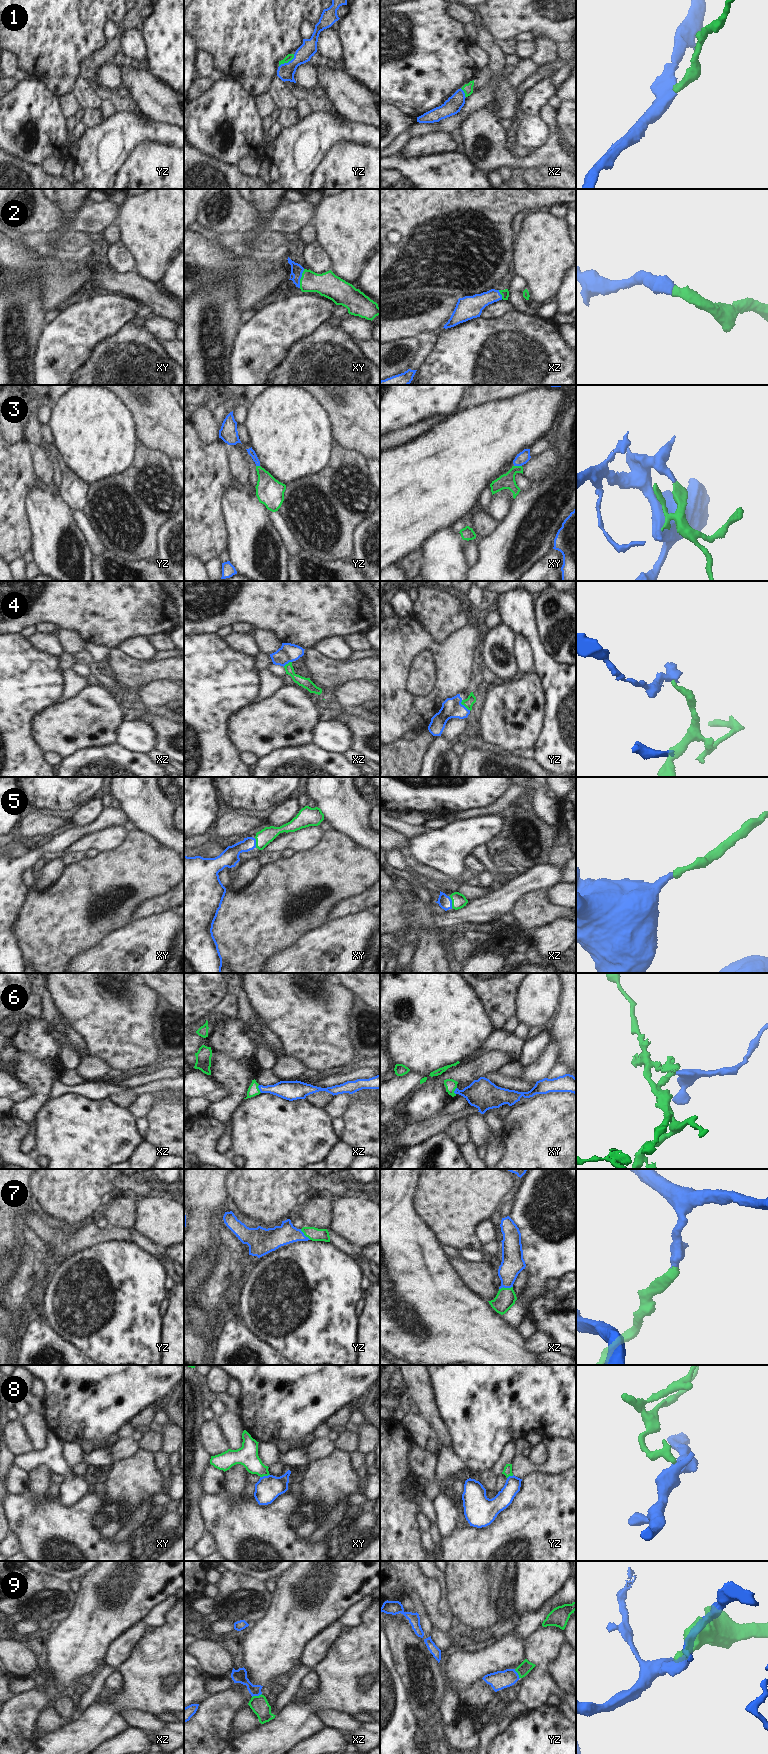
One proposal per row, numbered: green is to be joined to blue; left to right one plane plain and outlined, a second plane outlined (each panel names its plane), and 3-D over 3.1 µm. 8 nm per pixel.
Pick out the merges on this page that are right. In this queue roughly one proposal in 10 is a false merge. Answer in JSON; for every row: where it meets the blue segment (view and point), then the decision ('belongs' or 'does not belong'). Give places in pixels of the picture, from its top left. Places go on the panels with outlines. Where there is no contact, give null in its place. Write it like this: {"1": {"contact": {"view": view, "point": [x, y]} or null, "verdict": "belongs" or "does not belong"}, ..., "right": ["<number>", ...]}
{"1": {"contact": {"view": "yz", "point": [288, 62]}, "verdict": "belongs"}, "2": {"contact": {"view": "xy", "point": [300, 278]}, "verdict": "belongs"}, "3": {"contact": {"view": "xy", "point": [518, 465]}, "verdict": "belongs"}, "4": {"contact": {"view": "yz", "point": [464, 706]}, "verdict": "belongs"}, "5": {"contact": {"view": "xz", "point": [451, 902]}, "verdict": "belongs"}, "6": {"contact": {"view": "xz", "point": [259, 1089]}, "verdict": "belongs"}, "7": {"contact": {"view": "xz", "point": [505, 1287]}, "verdict": "belongs"}, "8": {"contact": {"view": "xy", "point": [264, 1476]}, "verdict": "belongs"}, "9": {"contact": {"view": "xz", "point": [256, 1695]}, "verdict": "belongs"}, "right": ["1", "2", "3", "4", "5", "6", "7", "8", "9"]}

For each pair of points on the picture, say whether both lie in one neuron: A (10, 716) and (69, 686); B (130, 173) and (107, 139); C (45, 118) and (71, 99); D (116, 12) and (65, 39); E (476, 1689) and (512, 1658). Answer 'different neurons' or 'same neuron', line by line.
A: different neurons
B: different neurons
C: different neurons
D: same neuron
E: different neurons

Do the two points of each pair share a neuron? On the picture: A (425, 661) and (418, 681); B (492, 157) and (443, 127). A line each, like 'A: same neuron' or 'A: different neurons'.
A: same neuron
B: different neurons

